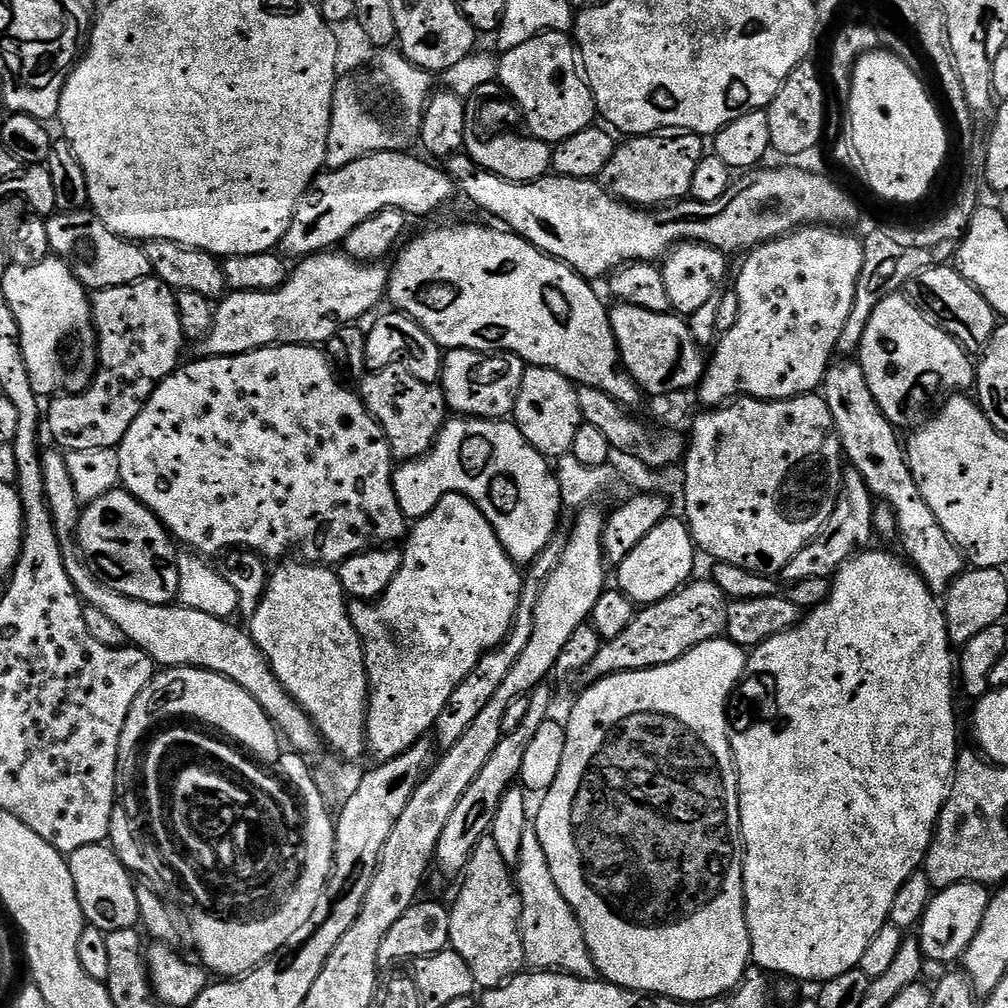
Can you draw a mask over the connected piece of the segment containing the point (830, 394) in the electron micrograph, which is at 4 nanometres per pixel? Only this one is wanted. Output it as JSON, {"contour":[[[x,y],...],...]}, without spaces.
{"contour":[[[858,362],[833,363],[824,376],[822,385],[822,395],[825,402],[830,406],[830,414],[836,423],[836,429],[840,435],[840,447],[843,455],[848,460],[851,467],[866,482],[866,486],[871,490],[873,497],[879,503],[888,507],[896,519],[896,536],[900,544],[904,547],[903,555],[909,564],[919,572],[921,578],[926,582],[926,586],[937,594],[947,593],[948,588],[955,580],[966,571],[966,561],[964,553],[960,547],[953,542],[942,530],[938,518],[934,518],[934,510],[926,506],[926,498],[922,498],[922,490],[918,490],[918,482],[914,482],[914,474],[908,465],[905,445],[899,440],[897,429],[880,412],[878,402],[874,402],[874,394],[870,394],[870,386],[866,382],[866,374]]]}

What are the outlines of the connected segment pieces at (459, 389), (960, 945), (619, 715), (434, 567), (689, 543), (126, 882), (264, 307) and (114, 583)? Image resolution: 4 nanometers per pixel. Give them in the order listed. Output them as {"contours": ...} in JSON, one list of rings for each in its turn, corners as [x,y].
{"contours":[[[[454,348],[444,352],[444,368],[440,371],[439,387],[444,390],[444,401],[457,417],[478,420],[502,420],[511,417],[516,410],[516,399],[522,386],[525,363],[520,356],[511,354],[489,354],[465,348]]],[[[955,884],[939,889],[918,925],[918,939],[925,961],[952,964],[956,960],[957,963],[970,942],[974,942],[974,934],[978,934],[978,926],[982,926],[982,918],[986,918],[989,899],[989,889],[982,884]]],[[[717,638],[710,642],[702,642],[694,646],[682,658],[670,662],[666,666],[647,668],[641,672],[623,672],[606,676],[602,680],[589,683],[588,689],[576,700],[572,713],[566,719],[566,754],[562,754],[562,770],[558,778],[554,778],[548,791],[543,793],[540,809],[534,812],[534,827],[538,834],[538,842],[542,842],[542,850],[546,850],[546,858],[550,862],[550,874],[554,874],[554,882],[558,882],[558,890],[562,890],[562,898],[570,902],[578,922],[582,926],[582,934],[586,938],[586,946],[590,950],[592,960],[596,964],[596,971],[609,984],[616,984],[620,988],[628,988],[632,992],[642,992],[654,996],[666,996],[669,1000],[682,1000],[685,1005],[692,1006],[701,1000],[719,1000],[729,992],[739,988],[740,981],[744,979],[745,972],[750,967],[752,947],[750,946],[750,934],[746,926],[746,914],[744,913],[744,842],[740,839],[740,783],[735,777],[735,762],[731,760],[731,748],[724,744],[726,728],[724,726],[724,695],[736,691],[740,679],[744,677],[744,667],[748,665],[748,656],[745,649],[739,648],[733,640]]],[[[447,492],[440,499],[438,506],[430,510],[422,519],[415,521],[407,533],[402,544],[402,555],[400,557],[400,569],[394,574],[394,582],[386,586],[386,590],[377,600],[357,600],[349,603],[348,617],[358,630],[360,641],[364,647],[364,665],[368,671],[368,748],[377,757],[377,761],[383,762],[393,760],[395,756],[401,756],[408,748],[412,748],[419,740],[425,739],[435,729],[438,714],[442,714],[442,706],[446,706],[446,698],[458,690],[458,682],[478,666],[480,659],[487,654],[491,648],[497,648],[506,638],[506,634],[512,629],[512,619],[520,605],[520,592],[524,589],[525,577],[521,569],[508,557],[502,542],[498,542],[498,534],[486,522],[482,510],[478,510],[476,503],[468,496],[457,492]]],[[[680,518],[663,520],[650,530],[650,534],[646,534],[646,538],[642,538],[642,542],[638,542],[638,546],[634,546],[634,550],[630,550],[630,554],[626,554],[624,561],[615,569],[615,587],[625,592],[637,606],[656,604],[680,591],[693,579],[696,556],[698,549],[687,523]]],[[[107,843],[82,846],[82,850],[74,850],[67,857],[70,878],[74,878],[74,890],[85,921],[106,934],[136,928],[141,923],[138,884],[132,881],[135,880],[133,873],[108,847]]],[[[329,250],[301,259],[297,264],[300,265],[291,269],[288,280],[281,288],[270,288],[263,292],[232,292],[225,295],[216,304],[214,326],[202,342],[205,353],[208,356],[241,356],[278,344],[324,346],[337,330],[360,322],[371,308],[379,306],[380,299],[385,299],[390,272],[387,267],[383,268],[383,263],[362,264],[358,260],[351,260],[347,254]]],[[[113,490],[91,501],[81,511],[75,541],[92,573],[111,592],[151,604],[172,604],[179,597],[177,545],[160,519],[128,492]]]]}

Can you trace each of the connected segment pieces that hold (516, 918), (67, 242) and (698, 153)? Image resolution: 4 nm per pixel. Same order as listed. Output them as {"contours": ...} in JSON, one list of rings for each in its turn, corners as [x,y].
{"contours":[[[[491,834],[481,836],[474,846],[460,882],[460,893],[450,904],[448,913],[451,951],[457,952],[462,962],[470,966],[477,989],[497,988],[512,976],[519,976],[526,961],[524,939],[520,933],[522,898],[516,888],[513,869],[506,858],[502,858]]],[[[56,212],[47,217],[48,247],[53,257],[64,260],[85,289],[99,290],[126,286],[152,276],[152,267],[139,243],[125,240],[109,232],[107,226],[96,219],[95,212]]],[[[697,133],[653,134],[633,136],[617,147],[614,158],[606,162],[602,177],[604,188],[625,204],[633,206],[667,206],[675,204],[690,193],[694,170],[706,154],[705,141]]]]}

